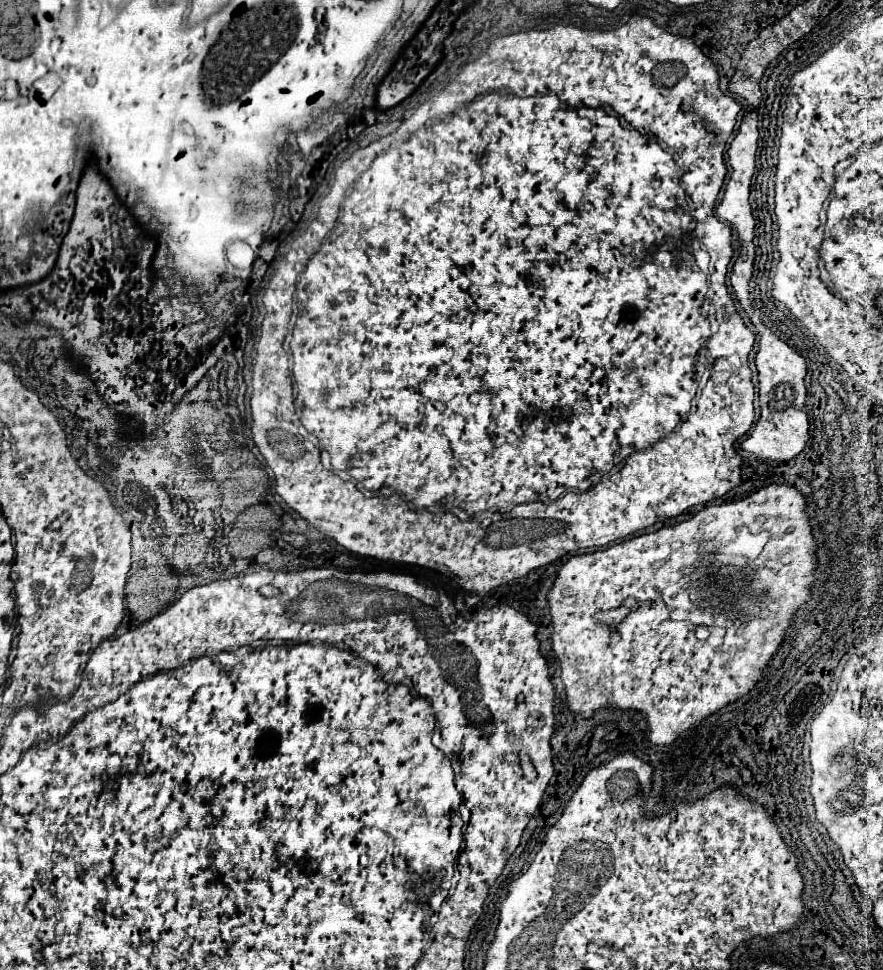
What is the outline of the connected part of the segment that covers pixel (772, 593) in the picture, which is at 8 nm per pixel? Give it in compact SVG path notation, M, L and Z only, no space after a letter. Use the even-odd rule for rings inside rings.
M765 486L759 492L737 500L737 502L729 502L729 504L713 504L707 506L703 510L699 510L697 514L693 514L691 518L679 522L679 524L671 524L671 526L663 526L657 532L651 534L643 534L637 538L631 538L627 542L615 544L607 550L597 550L591 554L583 554L583 556L573 556L567 560L567 564L559 570L559 576L555 578L553 590L549 594L549 608L551 608L551 618L553 618L553 652L561 662L561 680L565 684L565 692L567 692L567 704L573 712L583 714L585 718L591 718L595 710L599 708L635 708L639 712L643 712L647 716L647 724L649 724L649 740L655 744L671 744L675 738L685 736L689 730L693 730L705 716L717 712L719 708L723 708L729 702L735 702L737 698L741 698L743 694L747 694L753 684L759 680L763 668L767 666L767 662L773 658L773 654L777 652L779 644L785 638L785 632L789 628L789 622L795 614L797 608L801 608L805 603L813 598L811 593L811 585L816 580L815 569L817 567L817 559L815 556L817 550L817 542L813 540L811 534L811 526L809 526L809 518L805 514L805 498L799 490L791 488L791 486ZM751 538L785 538L785 546L777 540L767 540L767 542L759 542L759 540L751 540ZM683 578L691 578L693 582L703 582L707 586L711 586L711 616L713 620L719 618L719 638L717 636L709 636L705 638L705 642L701 642L693 630L697 630L697 626L693 626L693 622L689 620L671 620L669 614L669 606L663 602L663 590L669 584L679 584Z

